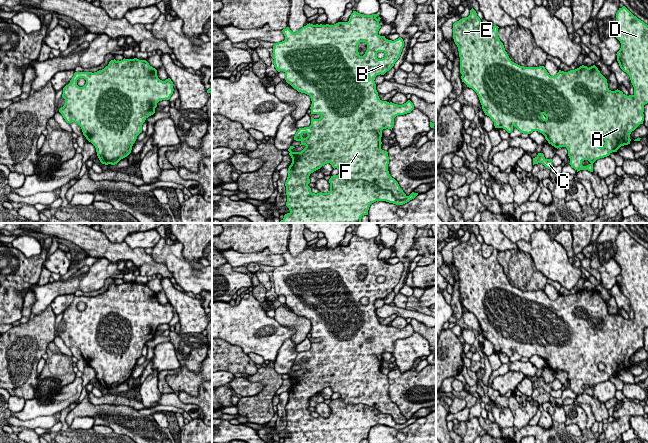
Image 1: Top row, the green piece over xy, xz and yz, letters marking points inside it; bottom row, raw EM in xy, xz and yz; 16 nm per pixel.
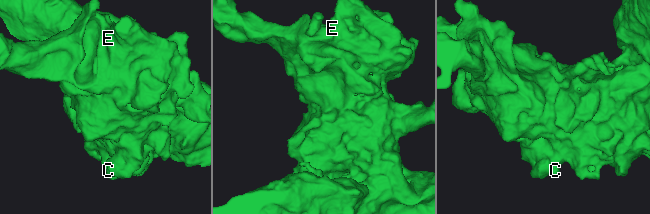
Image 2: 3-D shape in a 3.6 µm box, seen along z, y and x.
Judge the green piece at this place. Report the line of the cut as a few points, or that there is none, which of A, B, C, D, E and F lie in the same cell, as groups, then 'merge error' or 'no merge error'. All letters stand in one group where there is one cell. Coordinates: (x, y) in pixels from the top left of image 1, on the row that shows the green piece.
no cut | A B C D E F | no merge error

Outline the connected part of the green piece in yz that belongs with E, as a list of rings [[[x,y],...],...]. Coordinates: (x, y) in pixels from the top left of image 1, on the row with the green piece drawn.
[[[625,6],[617,11],[616,21],[615,37],[621,43],[621,48],[616,54],[617,61],[620,68],[630,77],[634,87],[633,95],[627,96],[618,89],[611,91],[607,79],[595,65],[589,68],[582,65],[568,72],[559,70],[555,76],[550,76],[544,66],[524,67],[512,62],[498,37],[499,27],[494,25],[493,29],[485,34],[482,22],[473,8],[468,17],[453,24],[453,39],[459,51],[462,82],[477,93],[485,115],[492,119],[495,128],[503,128],[508,133],[513,131],[514,126],[523,134],[538,131],[555,148],[567,148],[569,164],[577,172],[593,172],[593,163],[597,159],[607,157],[612,152],[617,152],[621,146],[630,144],[630,134],[643,124],[644,105],[648,103],[648,25]]]

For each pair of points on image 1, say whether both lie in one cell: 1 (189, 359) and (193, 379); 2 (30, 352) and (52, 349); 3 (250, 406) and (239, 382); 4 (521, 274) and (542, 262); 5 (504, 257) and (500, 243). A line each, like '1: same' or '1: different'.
1: different
2: different
3: different
4: different
5: different

